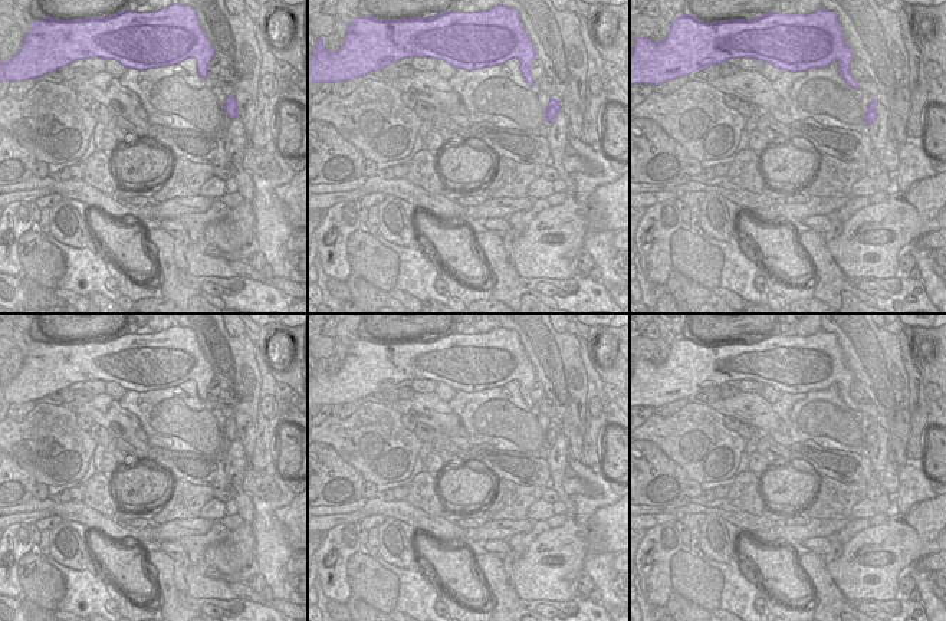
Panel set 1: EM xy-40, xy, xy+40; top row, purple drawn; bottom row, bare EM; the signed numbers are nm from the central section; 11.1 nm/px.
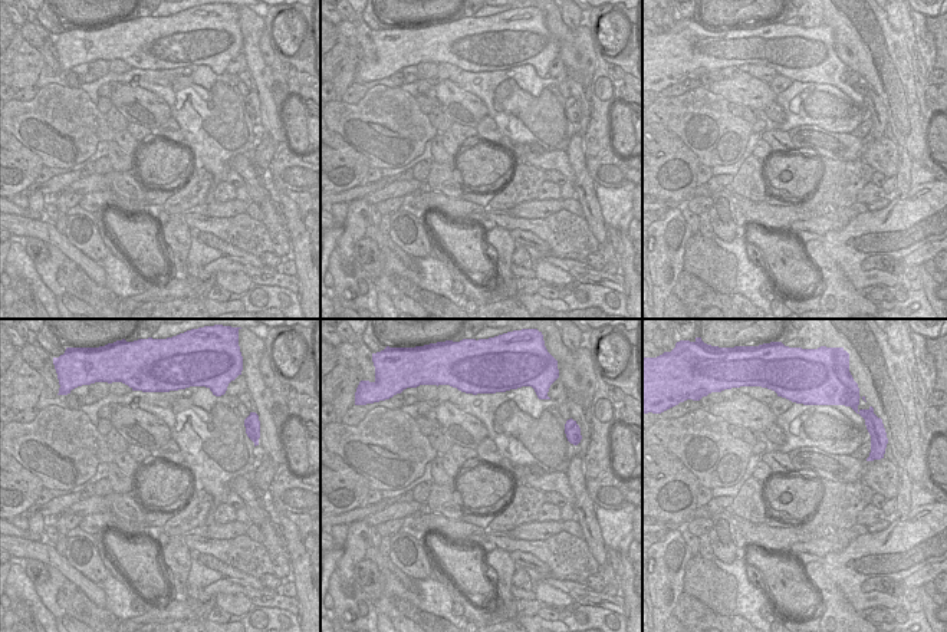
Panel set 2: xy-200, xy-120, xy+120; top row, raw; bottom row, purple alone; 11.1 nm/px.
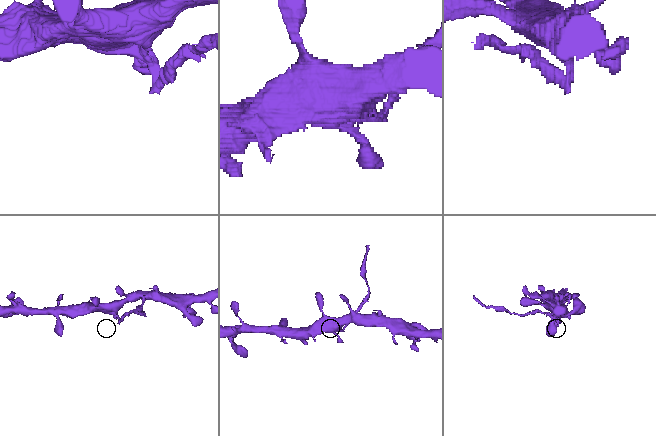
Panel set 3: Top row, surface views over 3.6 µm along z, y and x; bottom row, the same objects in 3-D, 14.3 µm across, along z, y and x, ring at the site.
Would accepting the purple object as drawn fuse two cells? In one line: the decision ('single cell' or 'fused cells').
fused cells

